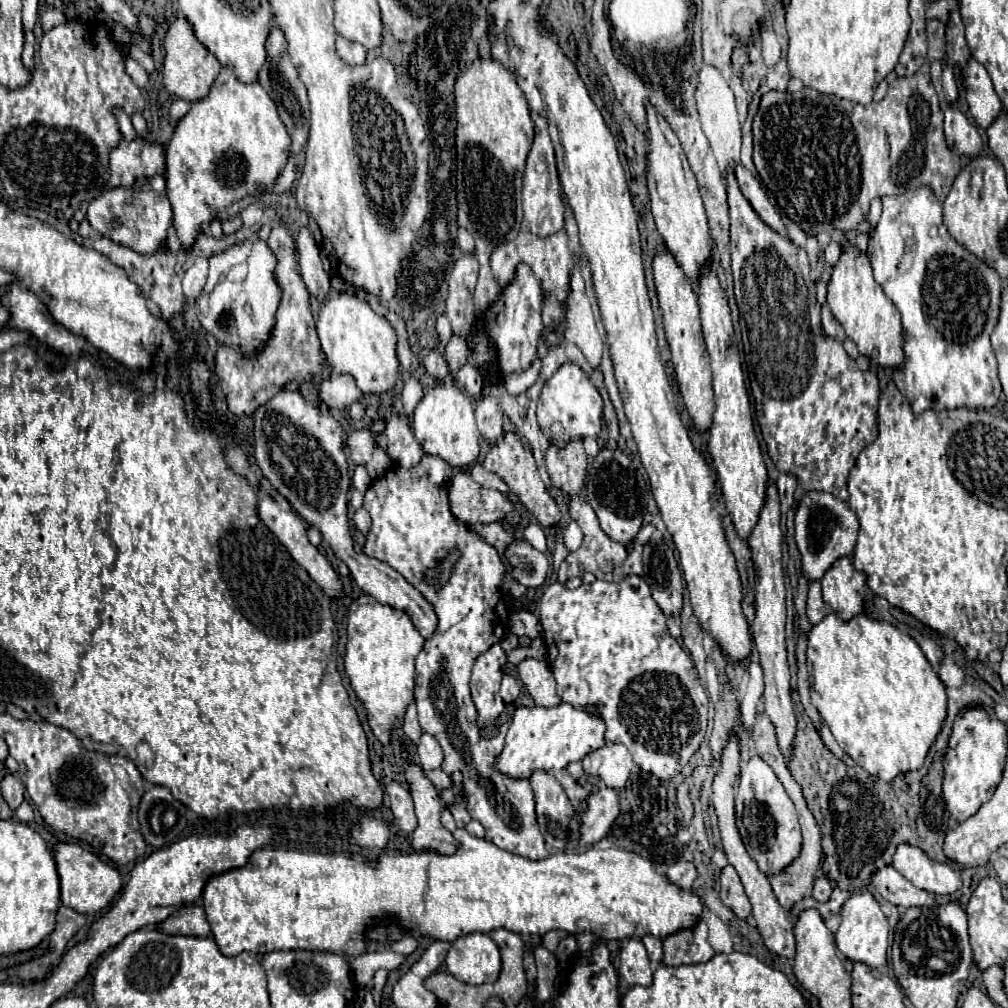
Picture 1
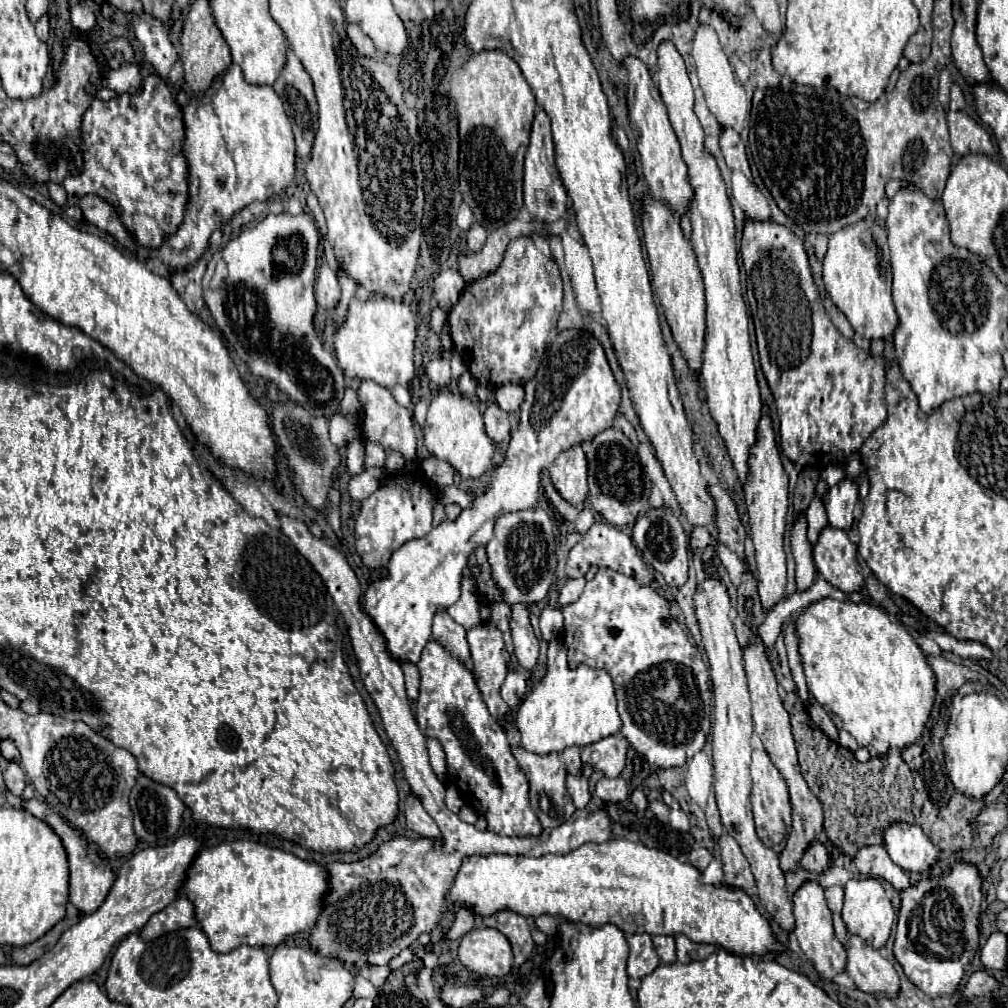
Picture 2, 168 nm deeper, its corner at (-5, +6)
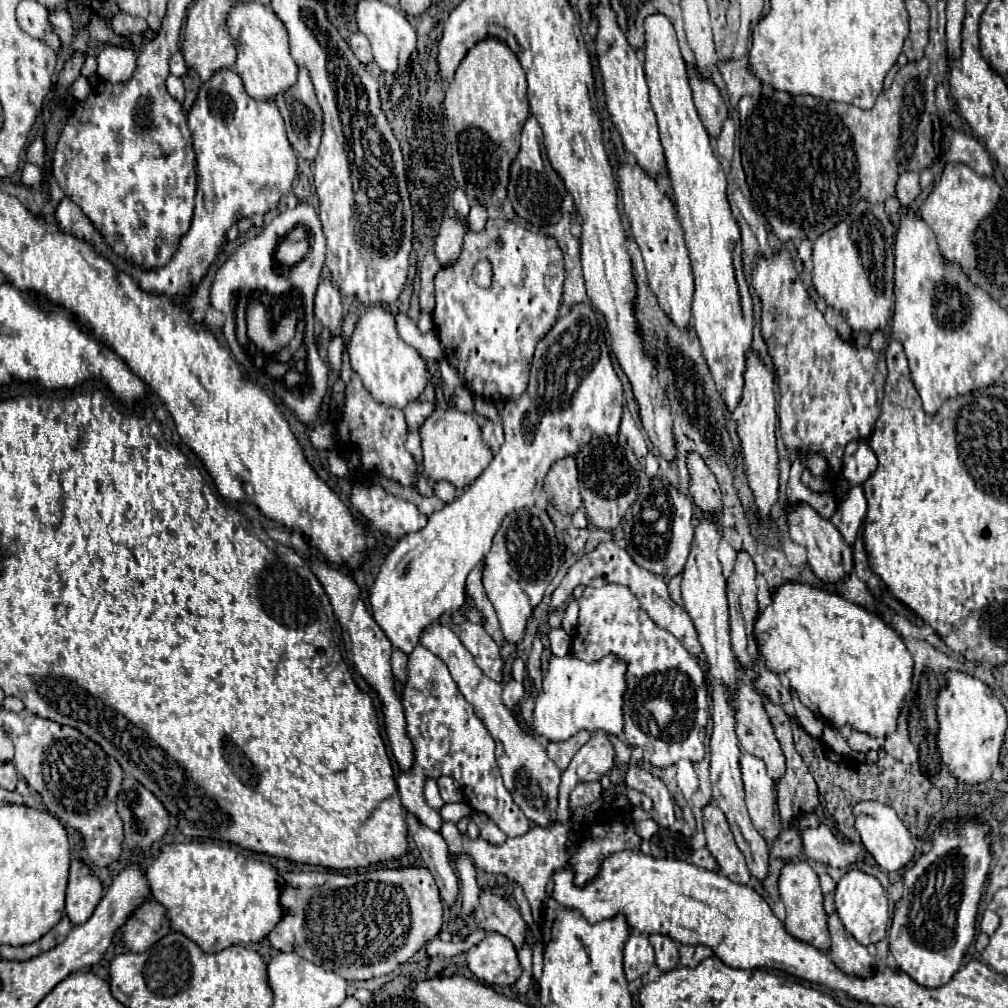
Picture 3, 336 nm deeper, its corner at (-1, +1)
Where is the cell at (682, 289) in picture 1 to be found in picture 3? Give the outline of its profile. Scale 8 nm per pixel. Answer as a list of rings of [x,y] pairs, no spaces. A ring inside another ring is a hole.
[[[621,164],[617,168],[619,190],[623,196],[623,208],[627,212],[631,234],[639,244],[643,254],[643,262],[647,268],[647,280],[651,292],[657,296],[663,312],[675,322],[677,328],[685,330],[691,318],[691,302],[693,302],[693,272],[691,260],[687,254],[687,246],[683,240],[683,230],[677,218],[677,210],[669,196],[659,190],[657,180],[645,174],[641,166]]]

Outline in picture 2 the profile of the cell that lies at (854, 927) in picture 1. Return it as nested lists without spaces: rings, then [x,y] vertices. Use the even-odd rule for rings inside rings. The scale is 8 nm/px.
[[[851,879],[845,885],[845,905],[843,905],[843,921],[851,935],[859,935],[863,941],[871,943],[873,949],[881,949],[889,935],[895,921],[895,911],[891,901],[885,895],[885,889],[877,879]]]

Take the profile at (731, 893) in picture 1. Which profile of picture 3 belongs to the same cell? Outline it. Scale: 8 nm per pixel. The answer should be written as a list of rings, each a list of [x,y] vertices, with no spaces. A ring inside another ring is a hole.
[[[709,802],[707,806],[703,806],[703,828],[707,838],[707,848],[717,858],[721,874],[725,874],[729,880],[737,884],[747,884],[751,874],[747,870],[745,856],[737,848],[729,822],[723,810],[715,802]]]

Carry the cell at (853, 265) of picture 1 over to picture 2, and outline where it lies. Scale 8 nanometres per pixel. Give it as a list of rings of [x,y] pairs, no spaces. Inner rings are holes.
[[[873,217],[847,225],[829,237],[829,249],[823,259],[823,281],[831,301],[845,313],[857,335],[869,341],[893,335],[899,317],[891,299],[887,233]]]

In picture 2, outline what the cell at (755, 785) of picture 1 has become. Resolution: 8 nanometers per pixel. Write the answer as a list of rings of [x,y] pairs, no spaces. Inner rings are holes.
[[[759,749],[753,751],[751,761],[751,777],[753,777],[753,789],[751,789],[751,805],[753,805],[753,817],[757,827],[757,837],[761,843],[769,849],[773,849],[777,855],[783,851],[783,845],[789,837],[789,825],[791,825],[791,805],[789,805],[789,789],[785,785],[785,779],[781,773],[777,773],[777,767],[771,763],[767,751]]]

